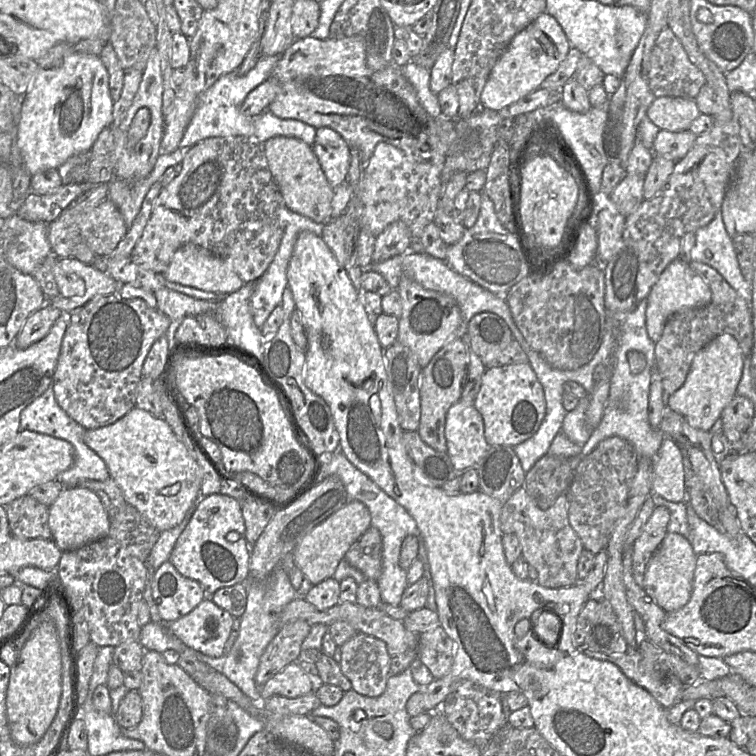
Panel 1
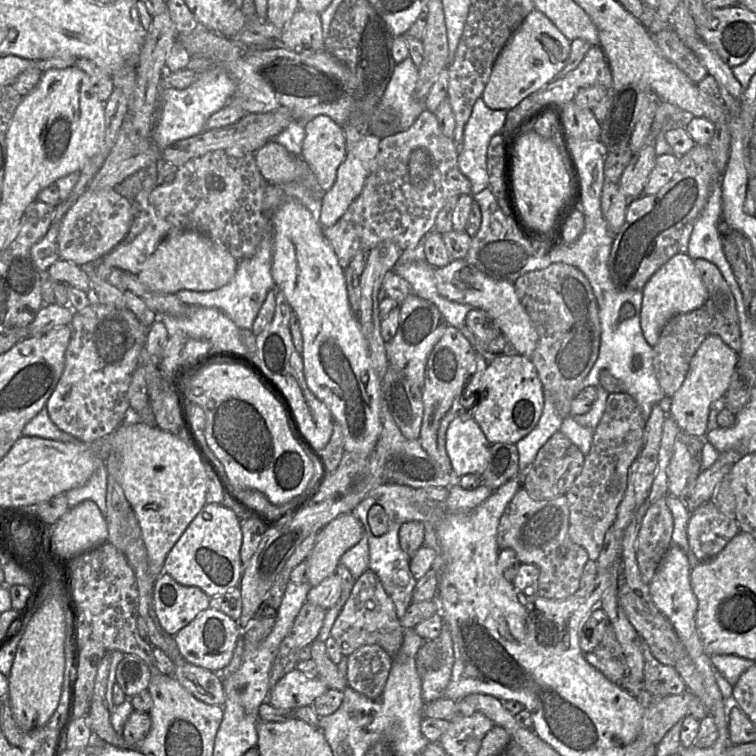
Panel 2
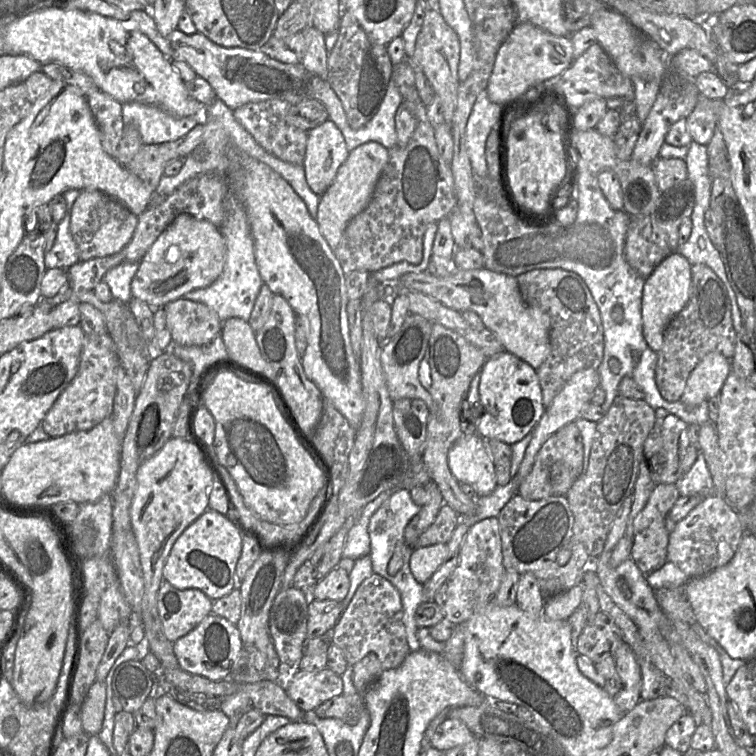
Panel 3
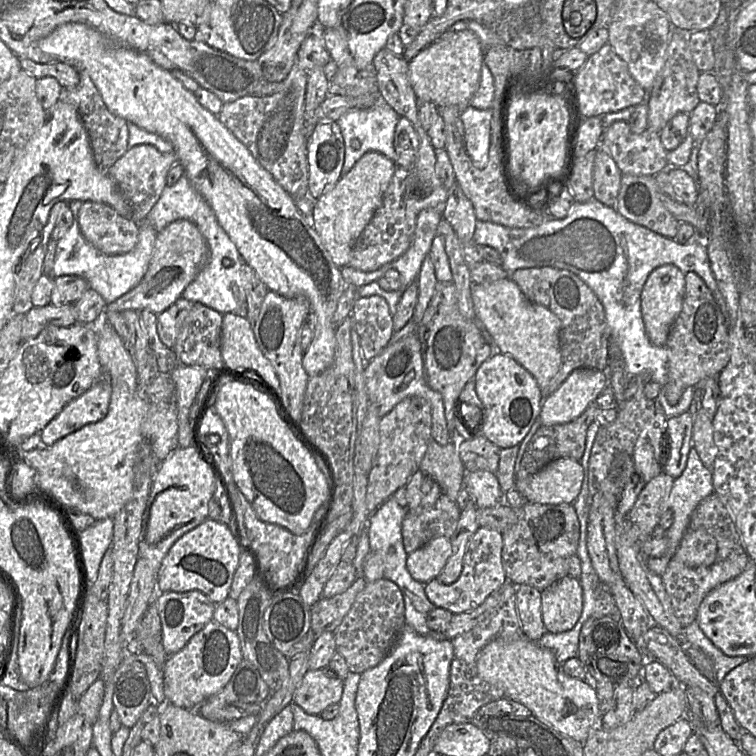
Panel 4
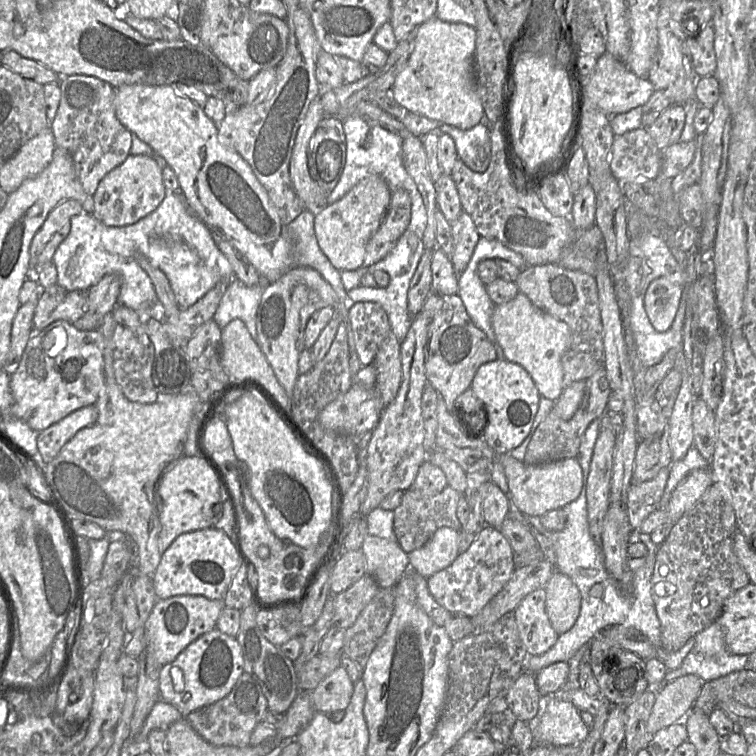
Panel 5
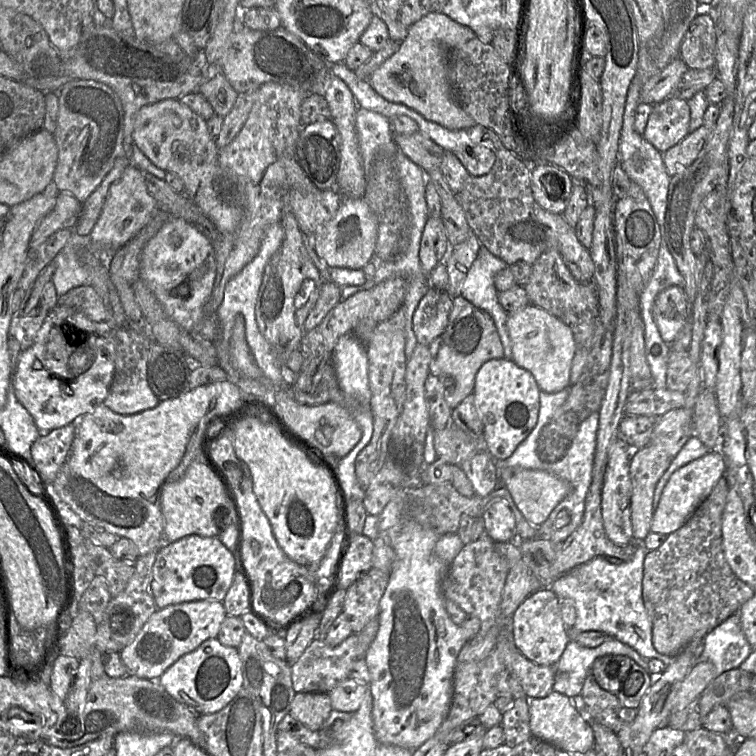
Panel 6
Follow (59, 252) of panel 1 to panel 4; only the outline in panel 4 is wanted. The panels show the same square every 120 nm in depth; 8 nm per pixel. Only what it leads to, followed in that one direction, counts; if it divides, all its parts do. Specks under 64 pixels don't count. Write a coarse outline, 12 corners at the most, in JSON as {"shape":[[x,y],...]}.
{"shape":[[108,204],[78,211],[84,239],[106,255],[137,244],[139,223]]}

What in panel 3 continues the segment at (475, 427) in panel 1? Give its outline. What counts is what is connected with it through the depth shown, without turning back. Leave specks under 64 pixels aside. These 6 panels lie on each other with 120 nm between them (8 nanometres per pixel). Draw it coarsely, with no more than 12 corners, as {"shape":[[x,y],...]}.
{"shape":[[463,434],[448,466],[477,497],[498,486],[486,440]]}

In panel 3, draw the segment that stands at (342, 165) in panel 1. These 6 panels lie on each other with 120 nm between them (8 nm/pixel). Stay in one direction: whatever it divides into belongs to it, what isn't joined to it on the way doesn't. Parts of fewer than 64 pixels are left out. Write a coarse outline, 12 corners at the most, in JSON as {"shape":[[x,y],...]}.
{"shape":[[332,120],[308,131],[304,169],[315,194],[348,153]]}

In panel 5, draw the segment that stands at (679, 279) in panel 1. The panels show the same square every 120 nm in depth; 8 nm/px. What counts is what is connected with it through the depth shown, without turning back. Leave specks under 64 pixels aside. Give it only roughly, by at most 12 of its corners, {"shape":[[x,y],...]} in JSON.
{"shape":[[665,277],[650,283],[644,309],[657,332],[673,324],[682,286]]}

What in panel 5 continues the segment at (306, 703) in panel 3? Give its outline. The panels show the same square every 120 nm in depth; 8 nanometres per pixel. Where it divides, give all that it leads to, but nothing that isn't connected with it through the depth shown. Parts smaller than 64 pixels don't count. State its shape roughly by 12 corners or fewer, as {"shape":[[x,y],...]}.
{"shape":[[338,667],[310,692],[320,713],[344,711],[354,683]]}

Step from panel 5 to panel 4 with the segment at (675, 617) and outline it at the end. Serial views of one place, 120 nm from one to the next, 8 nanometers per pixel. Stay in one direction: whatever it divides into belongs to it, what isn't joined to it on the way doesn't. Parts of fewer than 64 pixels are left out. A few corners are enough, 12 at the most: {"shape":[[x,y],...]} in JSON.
{"shape":[[714,492],[697,505],[687,531],[717,541],[710,566],[689,567],[678,546],[661,575],[683,628],[714,588],[750,559]]}

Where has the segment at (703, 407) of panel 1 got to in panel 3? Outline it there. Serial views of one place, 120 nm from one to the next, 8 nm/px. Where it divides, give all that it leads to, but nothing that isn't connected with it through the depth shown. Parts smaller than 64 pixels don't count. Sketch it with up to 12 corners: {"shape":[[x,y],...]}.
{"shape":[[707,354],[680,400],[693,408],[718,396],[731,360]]}

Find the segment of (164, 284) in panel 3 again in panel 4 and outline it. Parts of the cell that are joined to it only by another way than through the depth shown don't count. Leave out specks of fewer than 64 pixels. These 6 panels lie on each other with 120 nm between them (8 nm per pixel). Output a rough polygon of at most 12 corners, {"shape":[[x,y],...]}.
{"shape":[[197,226],[156,234],[140,283],[107,310],[156,315],[181,298],[208,259]]}

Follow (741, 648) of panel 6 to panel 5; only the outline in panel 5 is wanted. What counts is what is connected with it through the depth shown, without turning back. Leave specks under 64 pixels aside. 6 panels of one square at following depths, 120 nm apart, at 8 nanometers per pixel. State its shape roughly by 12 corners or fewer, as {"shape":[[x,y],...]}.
{"shape":[[716,622],[697,633],[664,683],[694,674],[710,682],[745,669],[749,655],[727,651]]}

